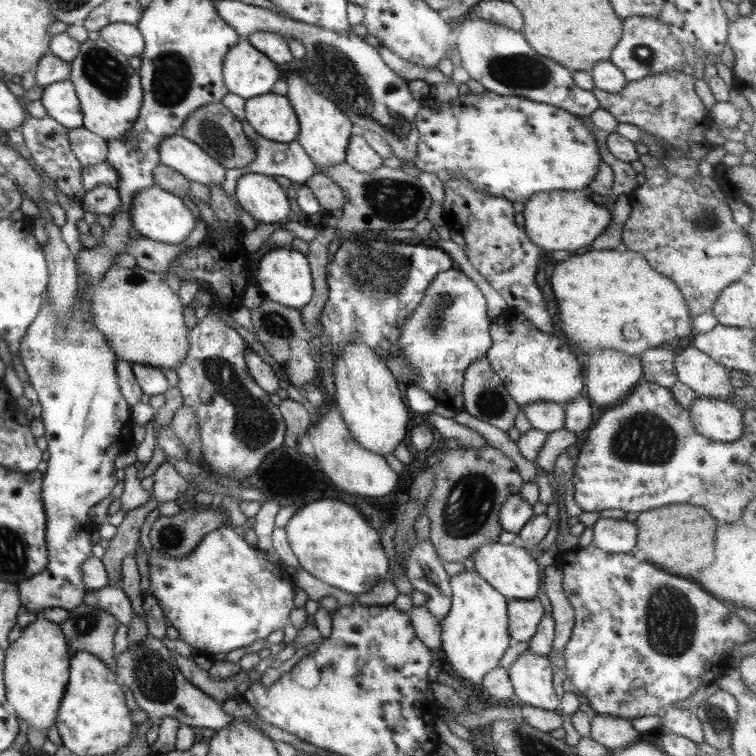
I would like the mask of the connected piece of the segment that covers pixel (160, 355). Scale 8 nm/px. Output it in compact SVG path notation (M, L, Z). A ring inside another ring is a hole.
M125 263L125 265L120 267L112 267L109 272L105 274L105 277L97 284L93 290L90 290L91 296L91 311L93 312L95 327L109 340L110 348L116 352L118 360L124 360L128 363L137 363L144 366L152 366L162 370L178 369L178 366L182 365L184 359L186 359L186 354L188 354L188 347L190 347L189 341L189 328L185 323L185 316L183 315L183 304L179 300L179 295L172 291L172 288L168 285L163 274L148 272L143 268L140 268L135 263Z

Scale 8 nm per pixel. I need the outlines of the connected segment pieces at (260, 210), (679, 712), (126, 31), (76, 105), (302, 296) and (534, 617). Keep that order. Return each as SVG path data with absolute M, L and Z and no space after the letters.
M244 174L235 188L237 202L258 223L276 224L290 216L288 195L274 177Z
M669 708L660 722L663 732L674 733L690 740L696 744L704 741L703 726L694 710Z
M122 22L105 26L100 32L100 39L124 56L141 56L145 42L137 25Z
M72 81L46 86L41 101L47 114L68 130L83 126L83 112Z
M276 246L270 249L257 262L256 267L250 266L250 277L257 282L264 298L277 302L282 306L301 310L312 298L312 275L307 256L292 247Z
M539 598L530 600L508 600L507 615L510 635L514 642L529 642L536 635L543 619L544 607Z

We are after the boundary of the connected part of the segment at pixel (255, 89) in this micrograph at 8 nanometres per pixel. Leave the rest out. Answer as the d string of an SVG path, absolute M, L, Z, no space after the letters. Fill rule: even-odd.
M241 37L225 56L223 77L230 93L250 99L272 93L280 72L273 60Z

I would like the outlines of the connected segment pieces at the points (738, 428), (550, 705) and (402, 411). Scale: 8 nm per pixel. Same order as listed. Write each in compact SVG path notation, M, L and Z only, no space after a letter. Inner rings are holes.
M698 397L689 412L694 431L710 440L730 442L743 436L743 412L728 400Z
M526 650L508 670L515 696L524 705L549 711L560 710L561 704L552 685L552 666L548 657Z
M349 342L344 351L340 353L338 361L335 362L334 367L334 385L336 385L336 405L340 410L340 415L346 427L350 430L350 435L356 440L360 446L363 446L370 452L375 452L383 457L393 452L406 440L406 433L408 433L408 416L409 408L402 400L402 392L398 388L398 381L392 375L392 372L387 368L384 361L378 359L378 354L374 353L372 349L368 349L365 344L361 342Z

